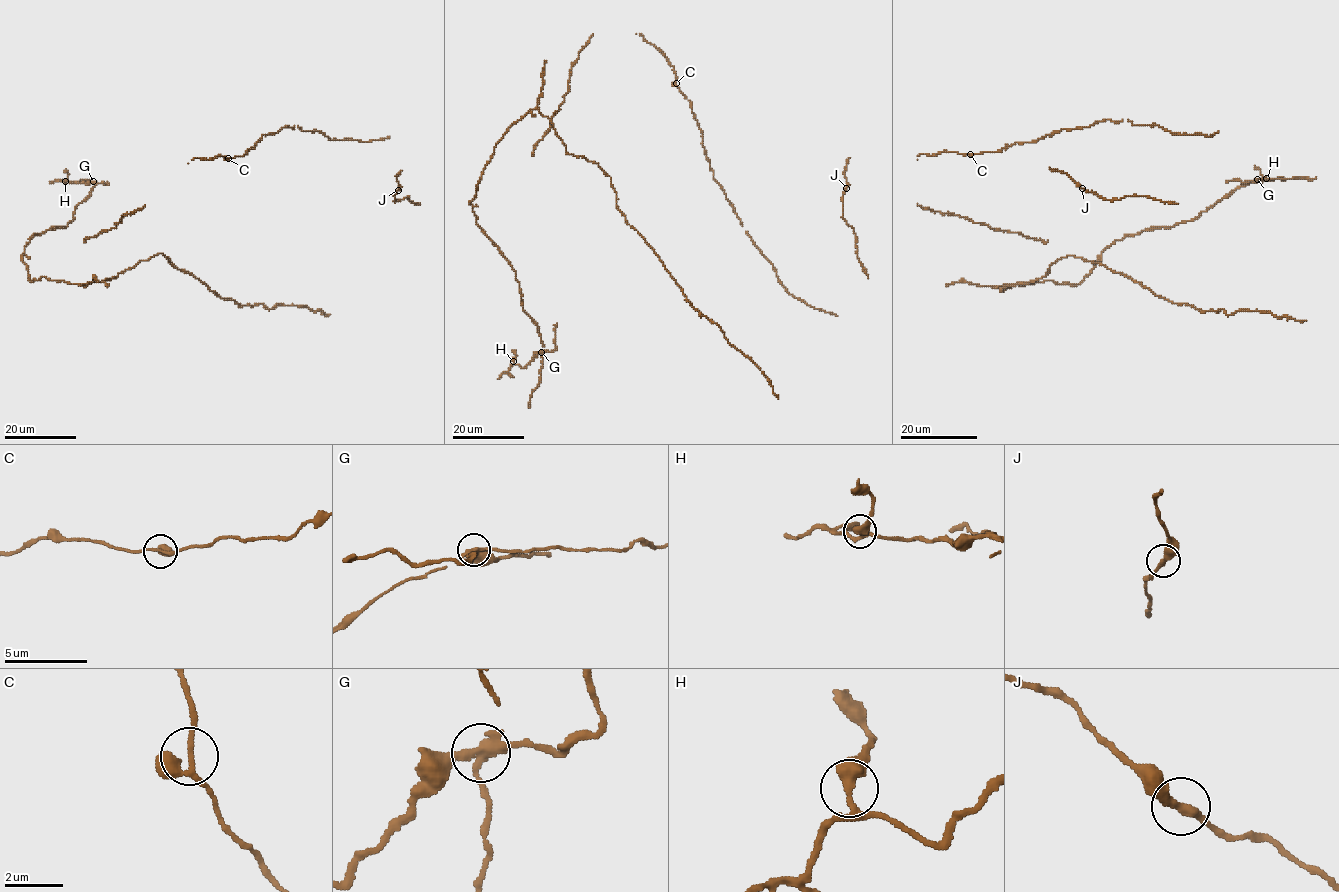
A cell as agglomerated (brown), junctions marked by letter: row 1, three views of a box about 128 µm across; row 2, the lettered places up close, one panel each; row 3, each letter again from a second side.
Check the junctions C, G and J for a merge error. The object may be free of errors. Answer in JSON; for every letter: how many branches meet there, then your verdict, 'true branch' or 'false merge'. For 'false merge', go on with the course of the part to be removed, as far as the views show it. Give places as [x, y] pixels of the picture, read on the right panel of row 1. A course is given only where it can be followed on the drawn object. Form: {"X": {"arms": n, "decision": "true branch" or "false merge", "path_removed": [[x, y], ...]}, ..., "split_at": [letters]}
{"C": {"arms": 3, "decision": "true branch"}, "G": {"arms": 3, "decision": "false merge", "path_removed": [[1257, 179], [1285, 178]]}, "J": {"arms": 2, "decision": "true branch"}, "split_at": ["G"]}

